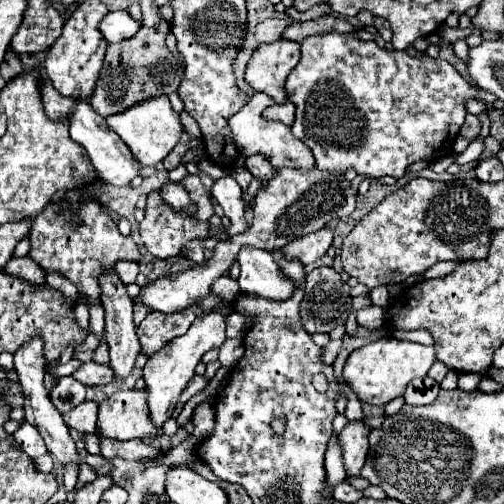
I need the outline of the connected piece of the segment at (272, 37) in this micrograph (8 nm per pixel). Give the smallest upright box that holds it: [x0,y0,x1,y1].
[256,19,290,45]

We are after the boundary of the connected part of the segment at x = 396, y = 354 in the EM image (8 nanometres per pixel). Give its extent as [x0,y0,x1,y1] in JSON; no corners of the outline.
[344,339,434,405]

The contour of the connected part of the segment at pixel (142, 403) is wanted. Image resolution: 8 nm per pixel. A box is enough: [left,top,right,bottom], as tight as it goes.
[96,391,154,439]

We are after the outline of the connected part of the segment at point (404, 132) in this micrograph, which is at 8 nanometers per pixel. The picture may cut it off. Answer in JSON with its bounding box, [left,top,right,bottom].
[286,32,496,179]

